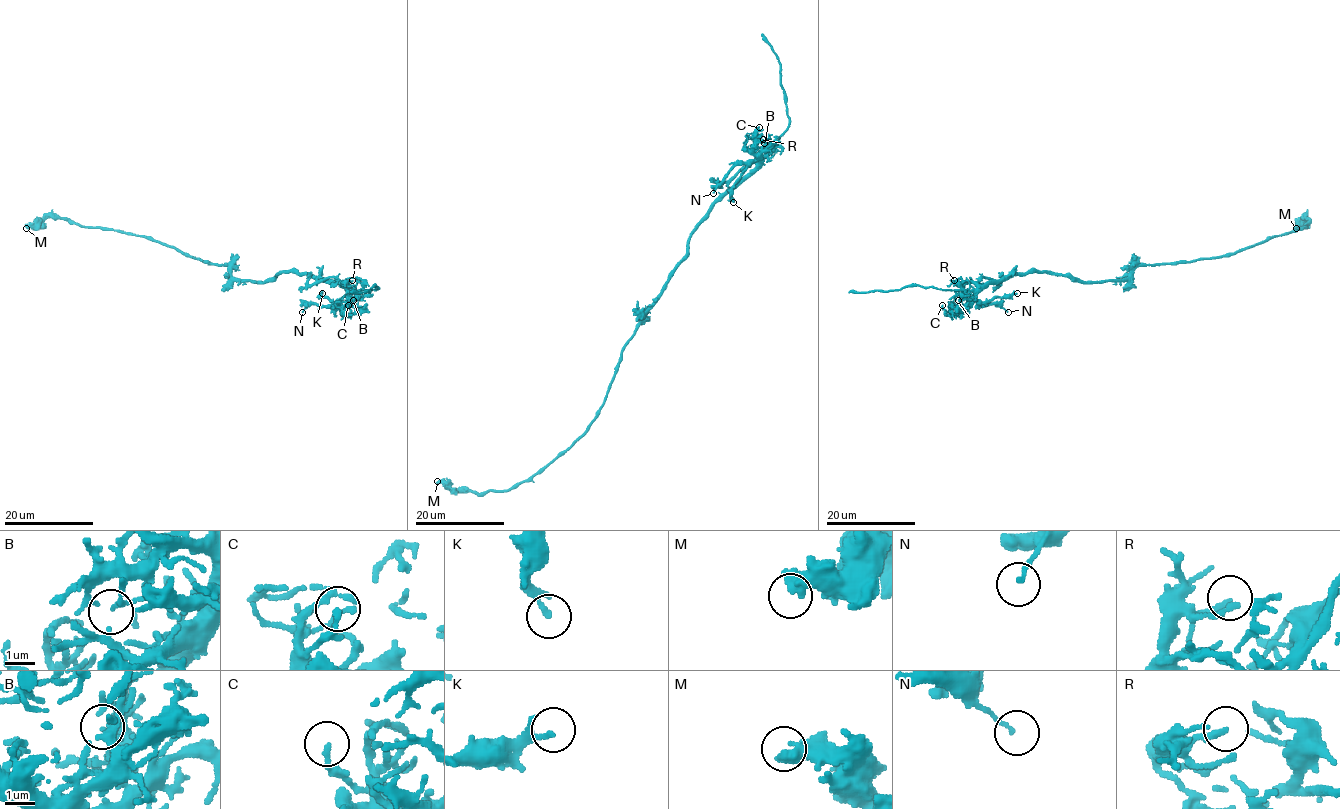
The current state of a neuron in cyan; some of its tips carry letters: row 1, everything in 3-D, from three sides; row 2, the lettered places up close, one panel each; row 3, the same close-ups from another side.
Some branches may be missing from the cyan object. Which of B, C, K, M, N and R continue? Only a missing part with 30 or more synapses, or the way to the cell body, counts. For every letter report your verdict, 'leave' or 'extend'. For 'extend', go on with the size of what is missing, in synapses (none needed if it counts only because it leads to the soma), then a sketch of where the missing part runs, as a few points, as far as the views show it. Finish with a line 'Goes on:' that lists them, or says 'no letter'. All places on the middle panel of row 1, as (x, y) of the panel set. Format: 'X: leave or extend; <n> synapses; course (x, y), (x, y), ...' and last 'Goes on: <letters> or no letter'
B: leave
C: leave
K: leave
M: leave
N: leave
R: leave
Goes on: no letter

